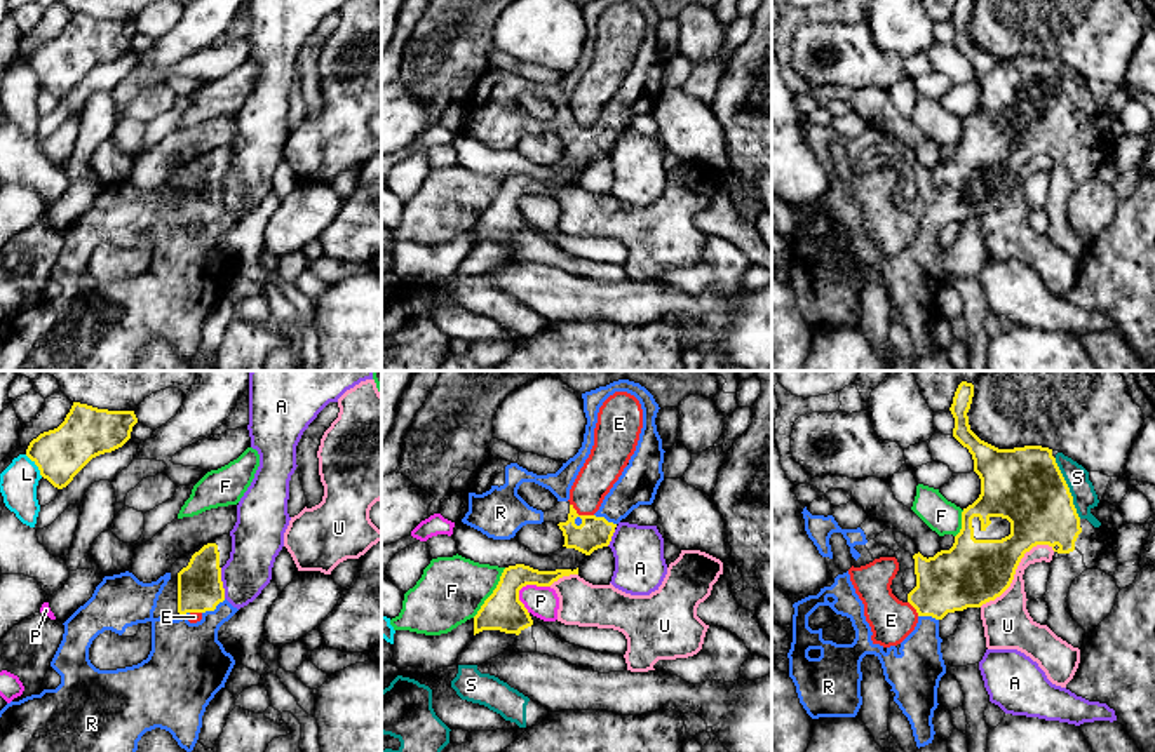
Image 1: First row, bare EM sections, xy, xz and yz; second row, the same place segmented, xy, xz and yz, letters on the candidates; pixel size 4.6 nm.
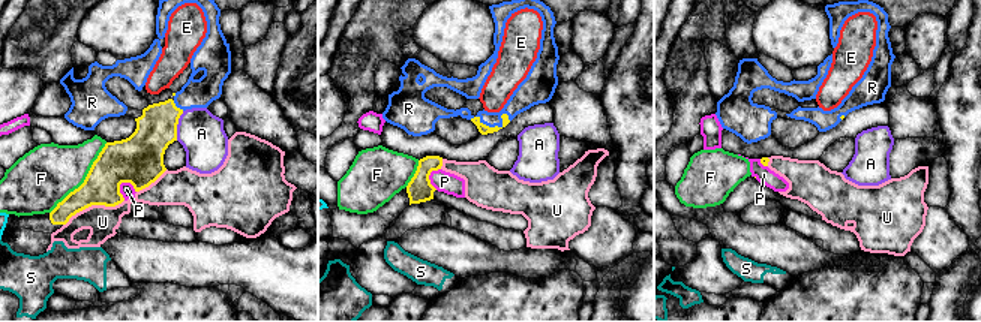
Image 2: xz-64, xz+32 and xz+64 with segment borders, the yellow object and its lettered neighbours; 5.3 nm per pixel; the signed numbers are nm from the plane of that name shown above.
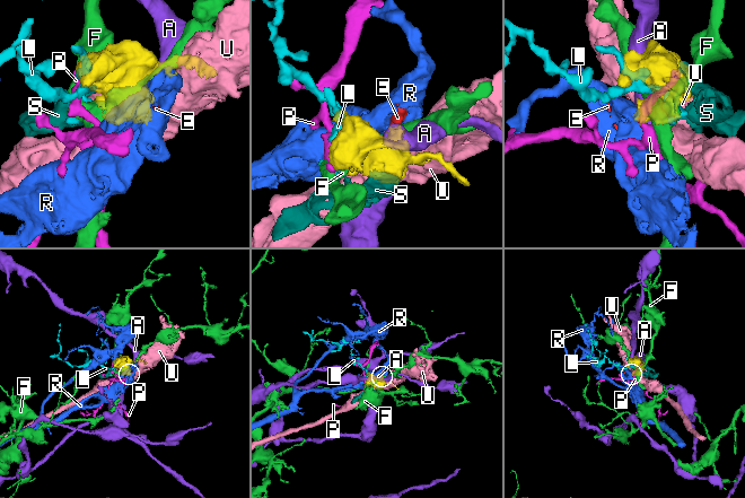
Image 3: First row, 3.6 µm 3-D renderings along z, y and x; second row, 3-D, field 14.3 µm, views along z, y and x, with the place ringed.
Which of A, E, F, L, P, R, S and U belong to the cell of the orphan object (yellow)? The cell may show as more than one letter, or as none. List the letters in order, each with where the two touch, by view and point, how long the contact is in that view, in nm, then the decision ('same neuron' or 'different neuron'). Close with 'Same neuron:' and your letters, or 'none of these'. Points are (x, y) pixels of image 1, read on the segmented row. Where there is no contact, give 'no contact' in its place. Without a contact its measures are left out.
A: contact xy (222, 584); length 150 nm; different neuron
E: contact xz (580, 516); length 130 nm; different neuron
F: contact xz (493, 592); length 280 nm; different neuron
L: contact xy (35, 463); length 130 nm; different neuron
P: contact xz (523, 585); length 170 nm; different neuron
R: contact xy (213, 610); length 130 nm; same neuron
S: contact yz (1068, 488); length 300 nm; same neuron
U: contact yz (1014, 571); length 440 nm; different neuron
Same neuron: R, S

